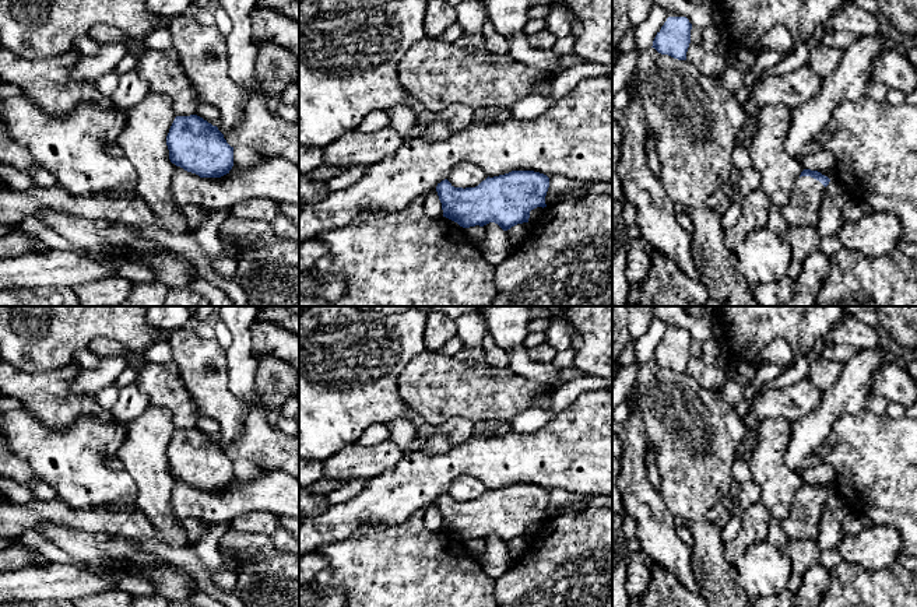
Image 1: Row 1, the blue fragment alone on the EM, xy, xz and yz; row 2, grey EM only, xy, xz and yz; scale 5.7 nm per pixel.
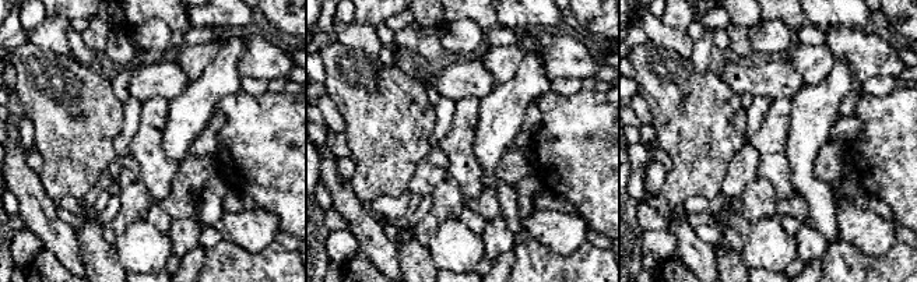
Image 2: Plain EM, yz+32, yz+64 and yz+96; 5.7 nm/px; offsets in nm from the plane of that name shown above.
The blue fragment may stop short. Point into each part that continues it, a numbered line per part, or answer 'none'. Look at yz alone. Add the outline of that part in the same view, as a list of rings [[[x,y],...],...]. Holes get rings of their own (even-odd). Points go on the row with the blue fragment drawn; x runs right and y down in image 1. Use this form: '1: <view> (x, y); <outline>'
1: yz (804, 207); [[[811,176],[798,178],[790,201],[781,207],[781,214],[787,222],[798,227],[816,227],[825,189],[819,180]]]

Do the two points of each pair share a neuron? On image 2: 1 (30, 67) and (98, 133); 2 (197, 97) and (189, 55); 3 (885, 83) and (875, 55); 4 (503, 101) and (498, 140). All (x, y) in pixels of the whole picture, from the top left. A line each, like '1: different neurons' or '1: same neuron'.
1: same neuron
2: different neurons
3: different neurons
4: same neuron

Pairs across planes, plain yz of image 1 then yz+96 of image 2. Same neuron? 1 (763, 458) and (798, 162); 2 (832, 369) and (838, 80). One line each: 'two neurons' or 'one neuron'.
1: two neurons
2: two neurons

